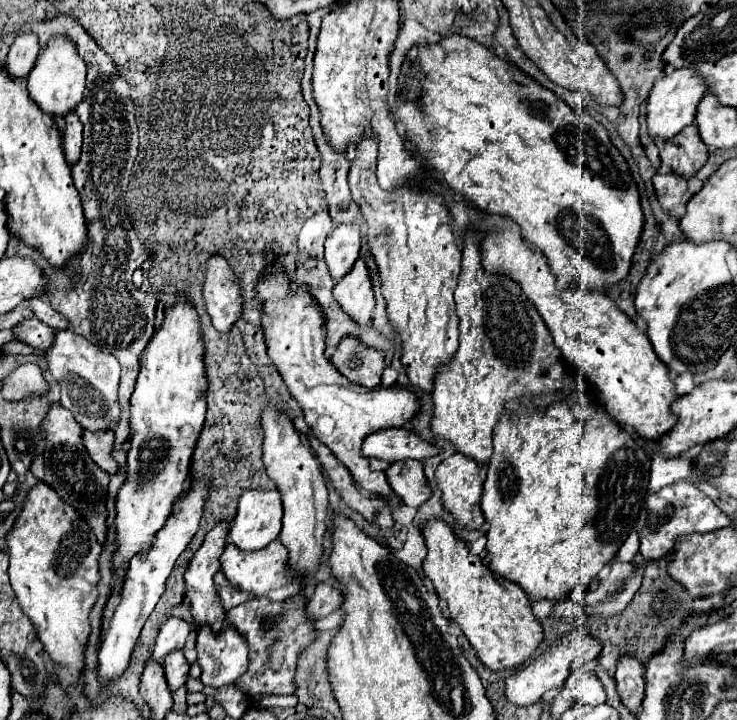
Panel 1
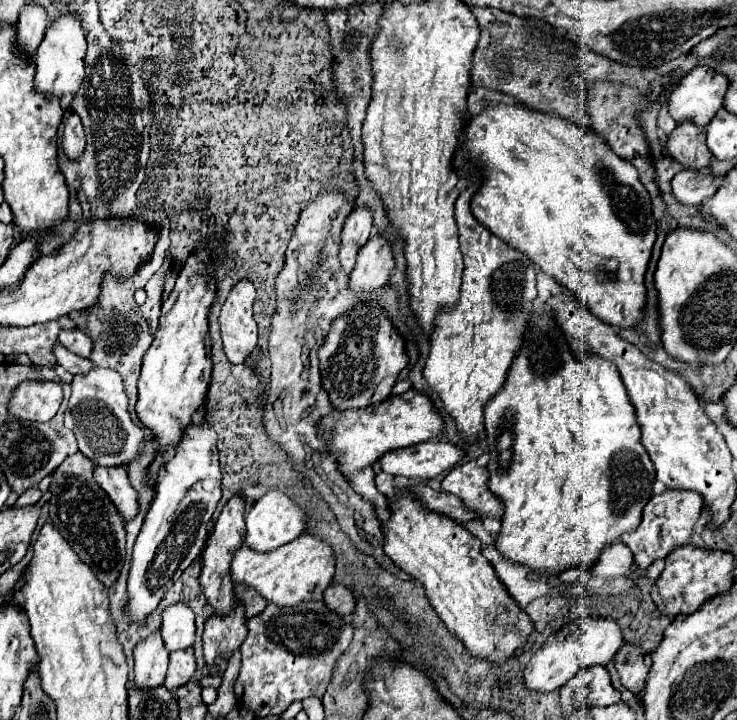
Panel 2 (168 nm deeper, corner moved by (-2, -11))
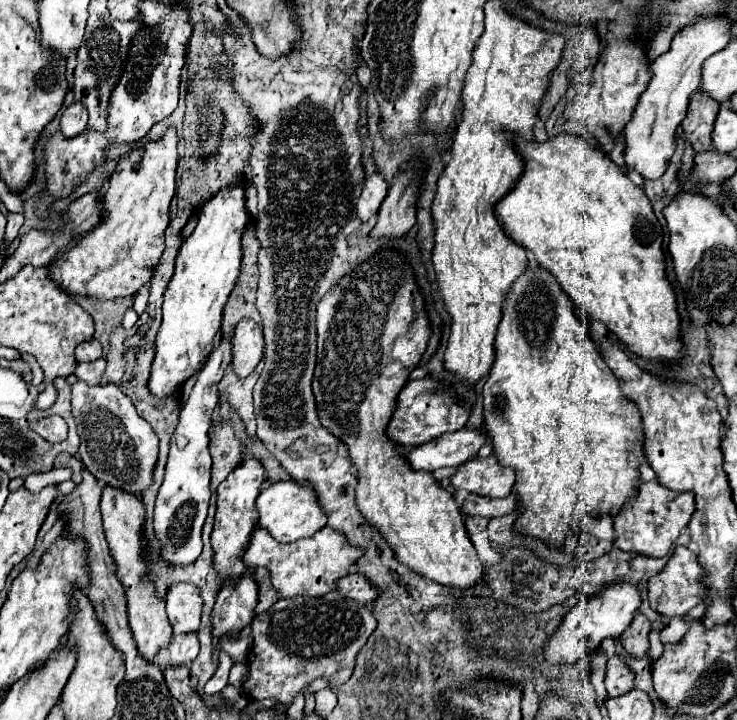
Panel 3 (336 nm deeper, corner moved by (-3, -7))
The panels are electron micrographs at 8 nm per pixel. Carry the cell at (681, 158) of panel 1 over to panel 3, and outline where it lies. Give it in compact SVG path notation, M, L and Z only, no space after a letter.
M699 90L691 96L689 112L681 122L681 128L685 140L693 146L695 152L713 150L711 132L713 132L713 122L717 112L719 112L719 104L715 104L711 96L703 96L703 92Z

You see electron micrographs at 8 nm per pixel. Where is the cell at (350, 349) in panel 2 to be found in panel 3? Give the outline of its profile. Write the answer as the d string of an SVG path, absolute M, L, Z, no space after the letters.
M381 250L379 254L375 254L371 260L359 264L349 276L345 276L321 302L319 302L319 308L317 308L317 366L315 366L315 380L313 380L313 394L315 394L315 400L317 400L317 412L319 412L319 420L321 424L333 434L337 436L339 440L343 440L347 446L349 446L349 452L351 452L351 458L353 458L353 464L359 468L359 484L357 484L357 508L361 510L363 518L381 532L381 536L385 538L385 542L391 546L391 550L395 552L395 558L405 564L409 570L437 582L437 584L445 584L449 588L459 588L459 590L469 590L473 584L479 584L483 582L483 564L481 560L477 558L477 552L473 548L473 542L469 540L469 534L465 530L465 522L463 522L463 516L461 516L461 510L455 502L455 498L443 490L435 478L429 474L429 472L417 472L413 468L409 468L409 464L405 462L403 454L395 452L395 444L385 436L385 426L395 410L395 398L399 394L399 390L405 386L411 370L419 364L425 348L427 348L427 340L429 340L429 320L427 320L427 314L425 314L425 308L423 308L423 298L415 286L415 280L413 280L413 272L411 272L411 266L407 264L407 260L397 252L397 250Z

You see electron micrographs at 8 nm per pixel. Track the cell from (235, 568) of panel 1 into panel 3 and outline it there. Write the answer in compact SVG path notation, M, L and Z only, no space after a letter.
M257 528L251 536L251 542L243 554L243 562L247 570L253 568L267 568L271 576L273 588L279 592L283 598L293 598L293 596L323 596L331 590L335 590L335 582L343 576L347 576L349 566L353 564L355 558L359 558L363 552L359 548L349 546L345 536L339 536L331 528L323 528L311 538L303 538L291 544L281 544L273 540L267 530Z

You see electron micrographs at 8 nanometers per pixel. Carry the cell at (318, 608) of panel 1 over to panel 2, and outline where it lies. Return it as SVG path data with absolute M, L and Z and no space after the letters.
M332 584L326 588L324 592L324 602L330 610L342 614L342 616L348 616L354 612L354 606L356 606L356 598L352 594L350 588L342 586L342 584Z

